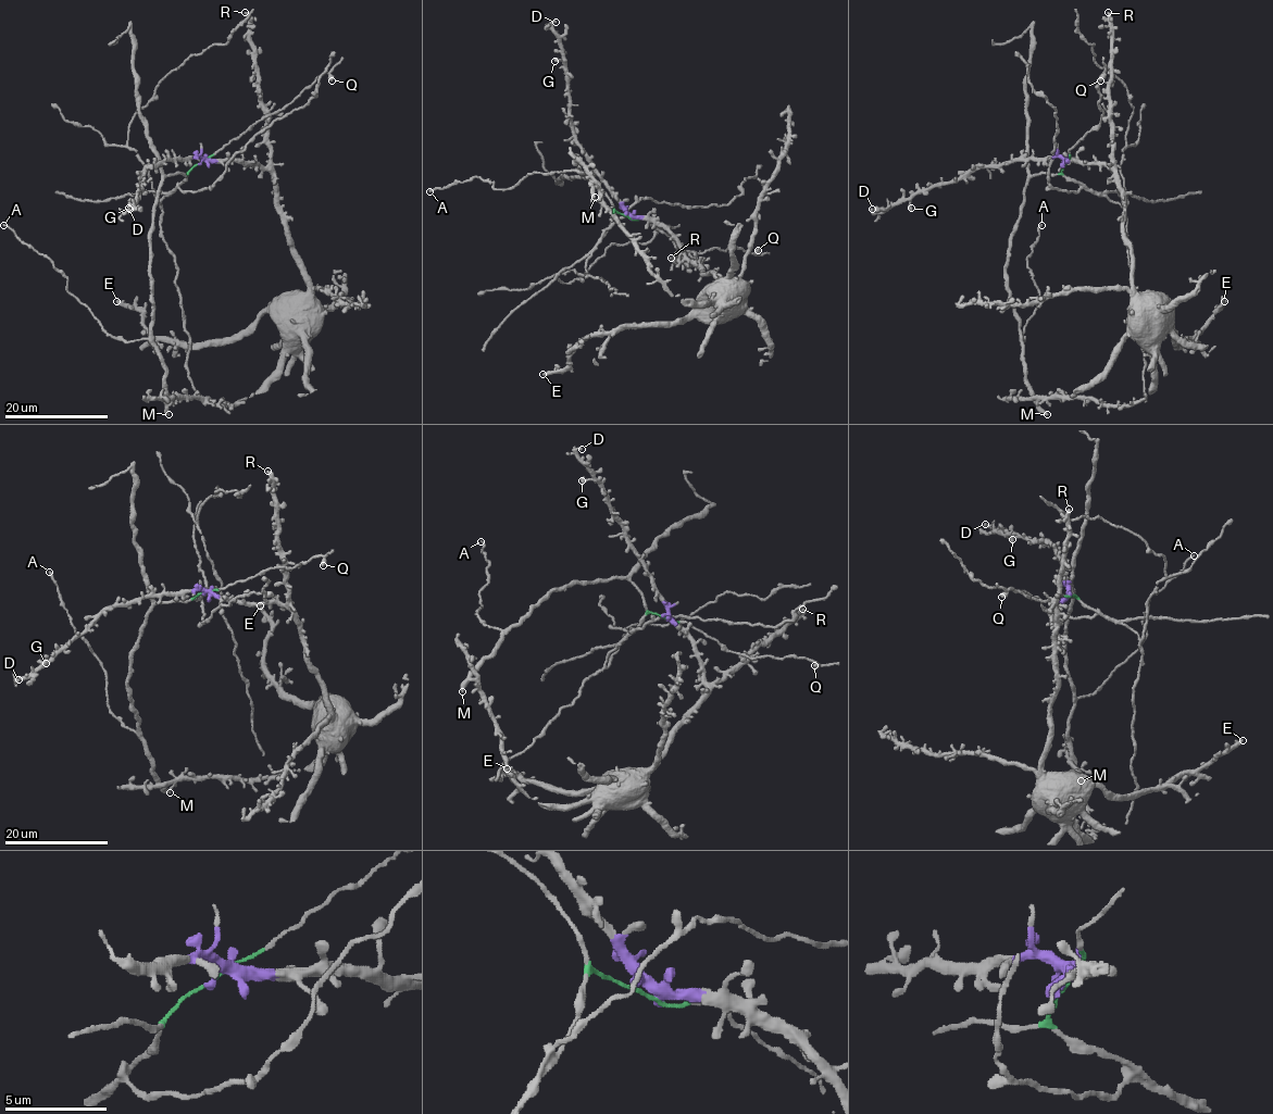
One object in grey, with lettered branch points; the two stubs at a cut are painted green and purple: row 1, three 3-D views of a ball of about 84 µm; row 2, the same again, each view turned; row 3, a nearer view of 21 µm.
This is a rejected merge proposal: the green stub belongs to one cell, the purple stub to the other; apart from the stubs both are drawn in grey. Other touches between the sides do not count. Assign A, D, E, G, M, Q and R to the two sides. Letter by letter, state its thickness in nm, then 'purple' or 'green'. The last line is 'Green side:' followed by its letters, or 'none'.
A: calibre 190 nm; green
D: calibre 170 nm; purple
E: calibre 400 nm; purple
G: calibre 460 nm; purple
M: calibre 380 nm; green
Q: calibre 600 nm; green
R: calibre 400 nm; purple
Green side: A, M, Q

